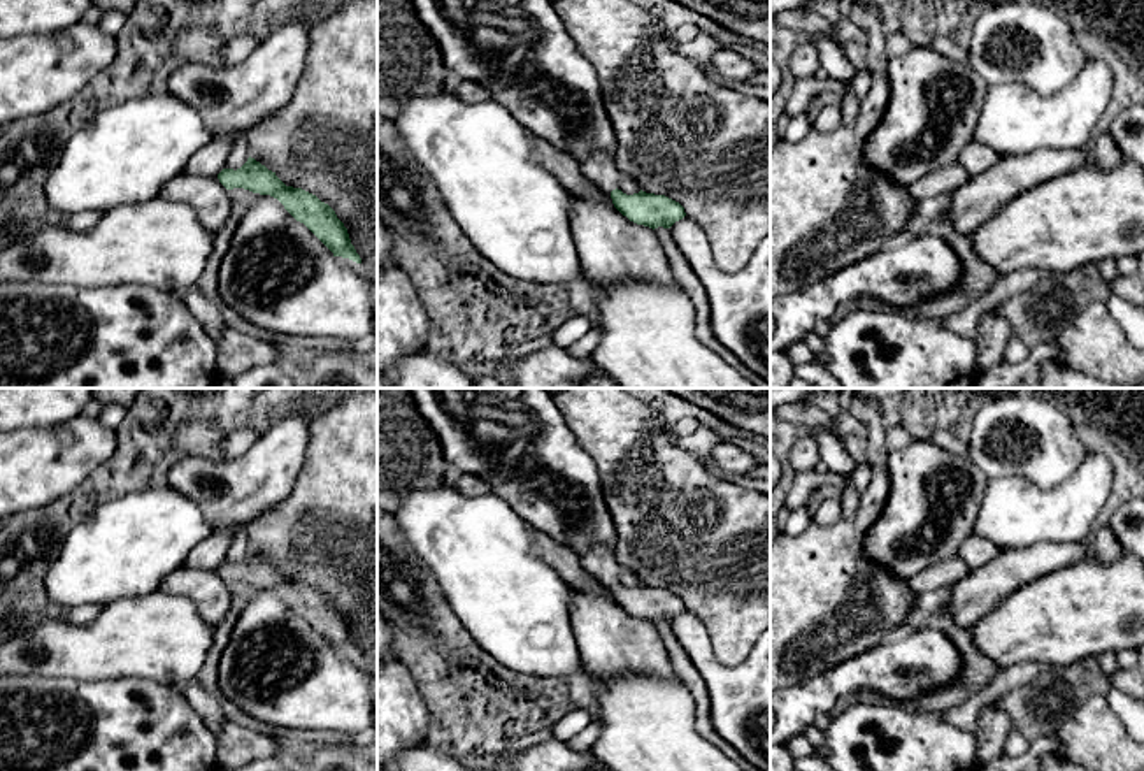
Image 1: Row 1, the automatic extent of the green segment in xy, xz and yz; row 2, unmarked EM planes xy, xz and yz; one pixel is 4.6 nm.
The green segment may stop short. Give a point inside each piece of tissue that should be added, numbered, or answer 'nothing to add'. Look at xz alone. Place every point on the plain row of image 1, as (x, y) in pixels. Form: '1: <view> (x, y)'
1: xz (600, 561)

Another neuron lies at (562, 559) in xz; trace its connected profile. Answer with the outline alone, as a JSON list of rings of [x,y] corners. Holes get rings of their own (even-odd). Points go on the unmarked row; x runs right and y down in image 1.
[[[533,529],[533,551],[556,569],[570,587],[588,594],[612,595],[611,583],[590,574],[572,550],[560,546],[549,534],[537,529]]]

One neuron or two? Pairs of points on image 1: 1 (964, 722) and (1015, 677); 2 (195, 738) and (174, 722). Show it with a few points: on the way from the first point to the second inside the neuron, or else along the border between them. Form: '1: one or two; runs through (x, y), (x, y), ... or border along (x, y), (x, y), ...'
1: one; runs through (972, 708), (1000, 684)
2: one; runs through (192, 733), (188, 727), (179, 726)

